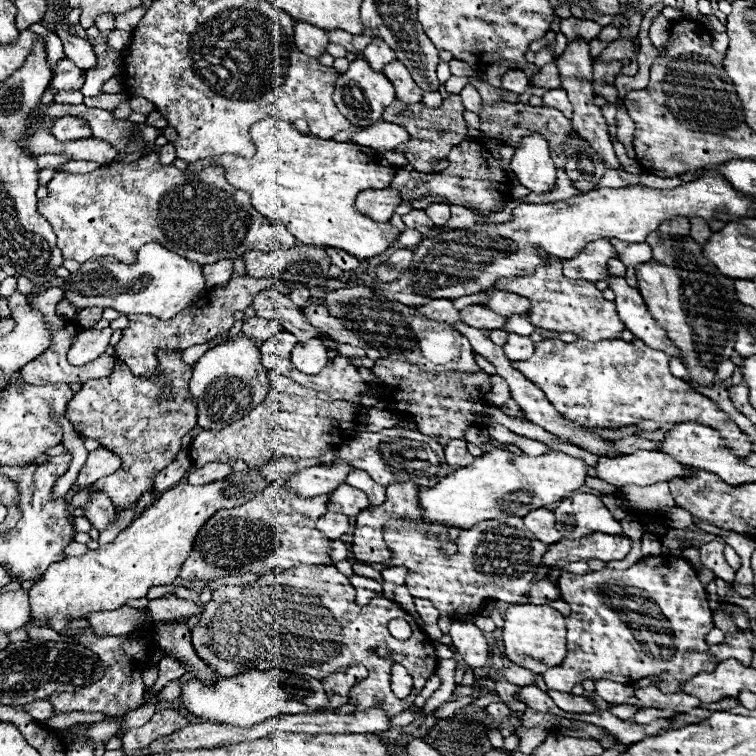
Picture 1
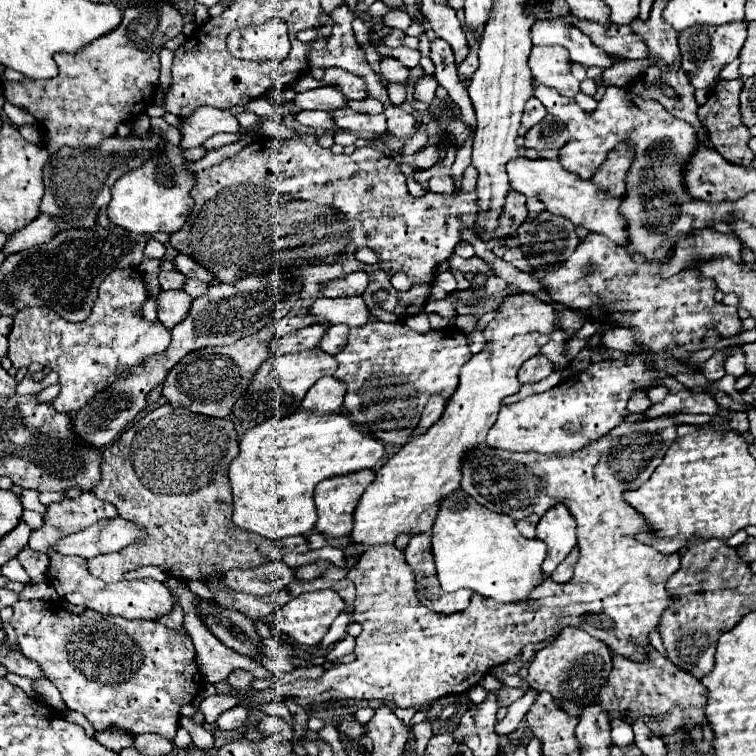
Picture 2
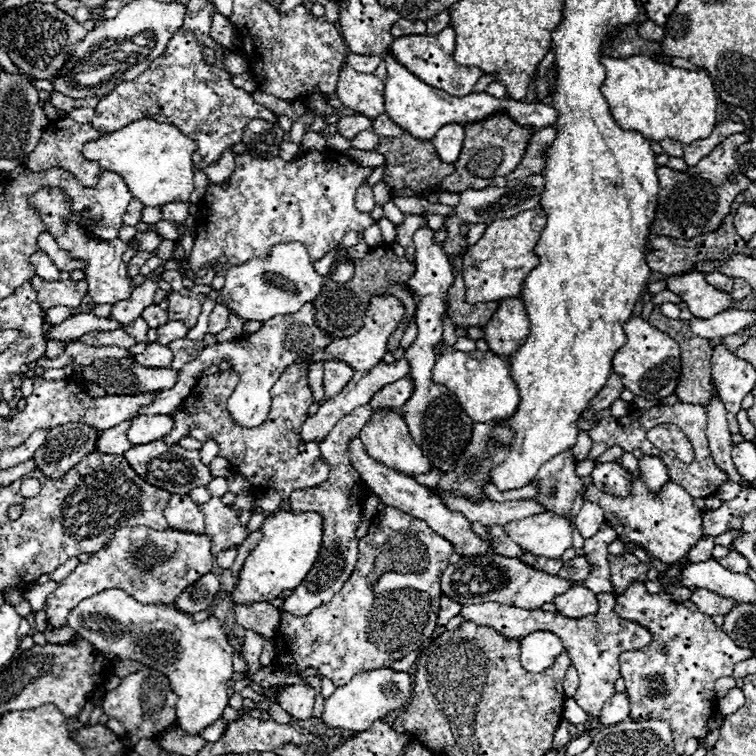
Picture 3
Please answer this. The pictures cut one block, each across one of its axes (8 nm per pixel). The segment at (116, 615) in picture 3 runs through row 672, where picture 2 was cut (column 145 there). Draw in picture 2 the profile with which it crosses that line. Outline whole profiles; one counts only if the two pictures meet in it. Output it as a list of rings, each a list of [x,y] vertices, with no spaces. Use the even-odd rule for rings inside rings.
[[[168,144],[166,152],[156,152],[148,164],[142,168],[124,174],[112,188],[112,200],[106,206],[106,216],[116,226],[136,232],[136,234],[154,234],[168,232],[174,234],[188,220],[194,200],[190,198],[190,188],[194,186],[194,174],[186,170],[186,160],[182,158],[182,148]]]

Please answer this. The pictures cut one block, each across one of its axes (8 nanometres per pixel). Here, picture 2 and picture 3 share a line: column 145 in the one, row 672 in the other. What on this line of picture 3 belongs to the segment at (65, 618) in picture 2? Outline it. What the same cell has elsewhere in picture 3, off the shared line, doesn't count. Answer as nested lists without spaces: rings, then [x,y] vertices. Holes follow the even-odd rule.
[[[634,582],[622,596],[618,596],[614,608],[616,608],[616,614],[618,614],[620,618],[634,620],[634,622],[646,626],[646,628],[652,632],[652,636],[654,636],[654,638],[652,638],[652,644],[648,644],[644,650],[630,650],[630,652],[624,652],[624,654],[620,656],[620,676],[622,676],[624,682],[626,682],[626,690],[624,690],[624,692],[628,694],[628,700],[630,700],[630,718],[632,718],[632,720],[650,720],[650,718],[654,718],[654,720],[664,720],[664,722],[668,722],[670,728],[672,728],[672,738],[674,738],[674,742],[676,742],[676,736],[706,736],[706,734],[710,732],[708,720],[710,720],[710,716],[712,716],[712,712],[714,712],[714,704],[716,704],[716,690],[714,690],[716,680],[722,678],[722,676],[732,676],[734,664],[752,658],[754,652],[752,652],[752,650],[746,650],[746,648],[738,648],[738,646],[732,642],[732,638],[728,638],[728,636],[722,632],[722,628],[712,622],[710,616],[700,614],[700,610],[694,608],[690,602],[688,602],[688,604],[686,604],[686,602],[684,602],[684,604],[674,604],[668,594],[648,594],[648,592],[644,590],[644,584],[642,584],[642,582]]]

